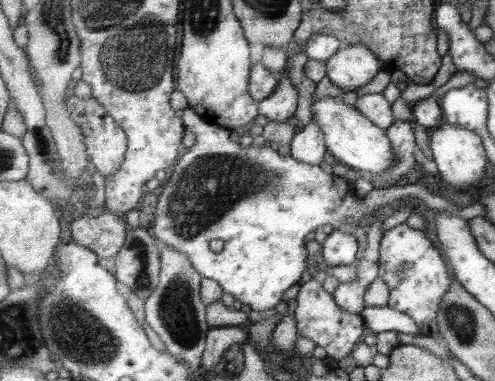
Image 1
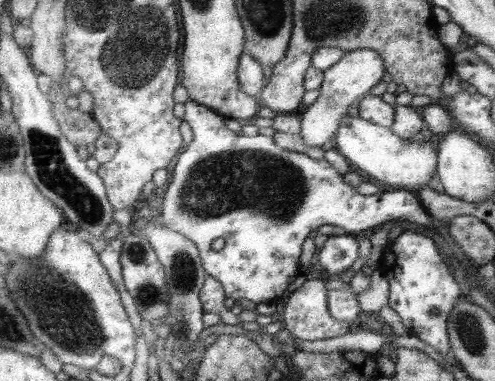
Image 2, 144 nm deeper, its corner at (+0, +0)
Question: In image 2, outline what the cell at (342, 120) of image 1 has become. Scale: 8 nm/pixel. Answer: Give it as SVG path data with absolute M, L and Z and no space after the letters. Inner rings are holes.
M345 116L341 128L335 134L335 148L339 154L353 164L355 168L363 170L371 178L391 186L391 188L409 188L419 190L425 188L427 182L433 178L433 172L439 170L439 150L433 146L433 142L415 144L407 138L401 138L387 126L379 126L375 122L369 122L361 116Z

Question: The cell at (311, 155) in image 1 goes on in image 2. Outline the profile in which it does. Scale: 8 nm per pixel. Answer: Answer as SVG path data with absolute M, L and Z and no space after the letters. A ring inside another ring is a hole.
M353 50L353 52L347 52L345 58L337 66L333 66L331 70L325 70L325 84L321 88L321 96L303 114L303 132L301 132L303 144L307 148L321 148L321 146L325 146L325 142L333 140L337 130L343 124L343 118L349 112L351 102L359 104L359 100L363 96L369 96L369 92L381 80L387 80L387 78L389 78L389 74L387 74L385 58L377 50Z

